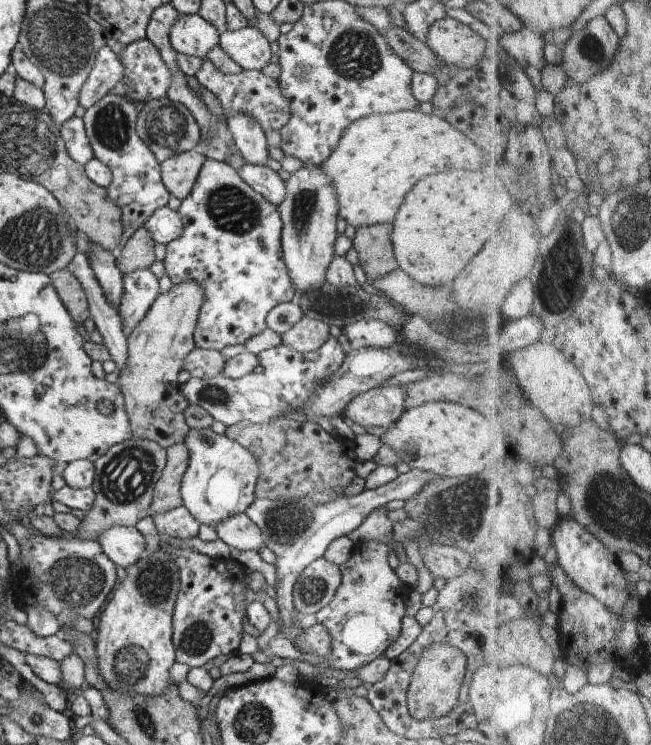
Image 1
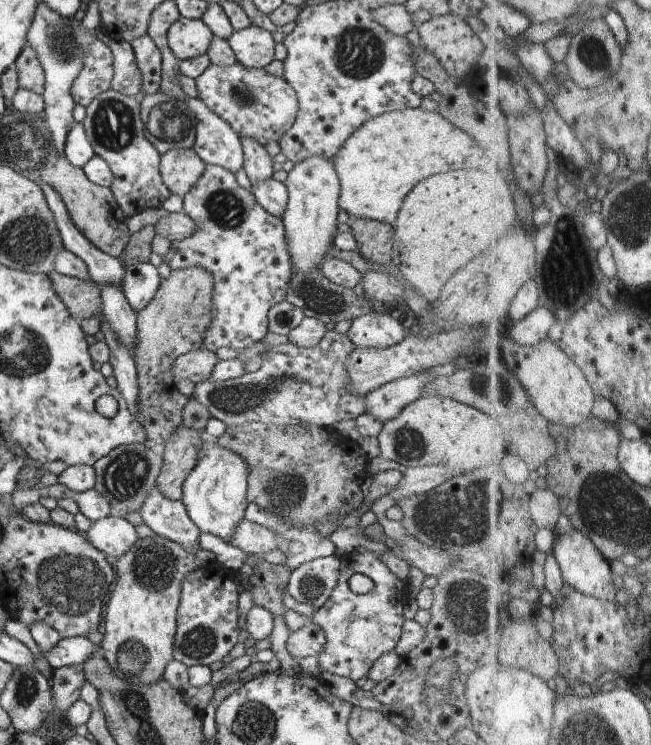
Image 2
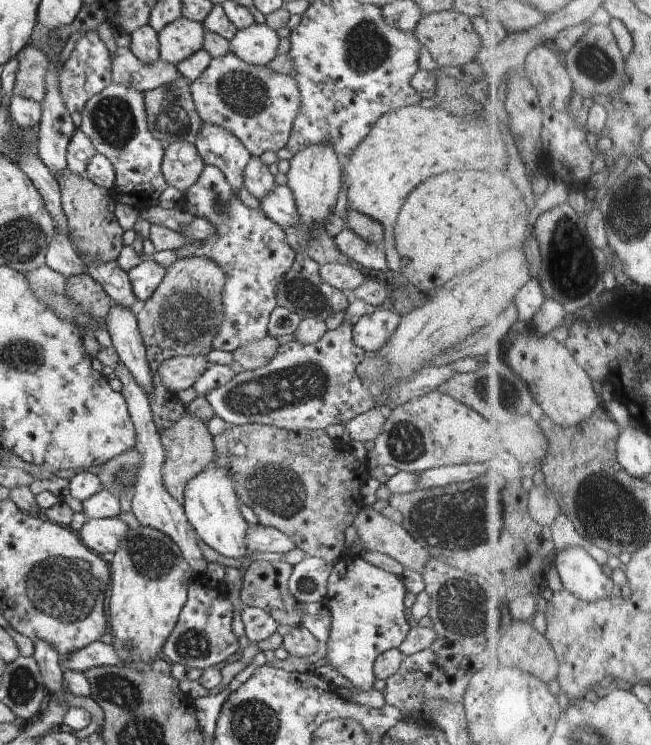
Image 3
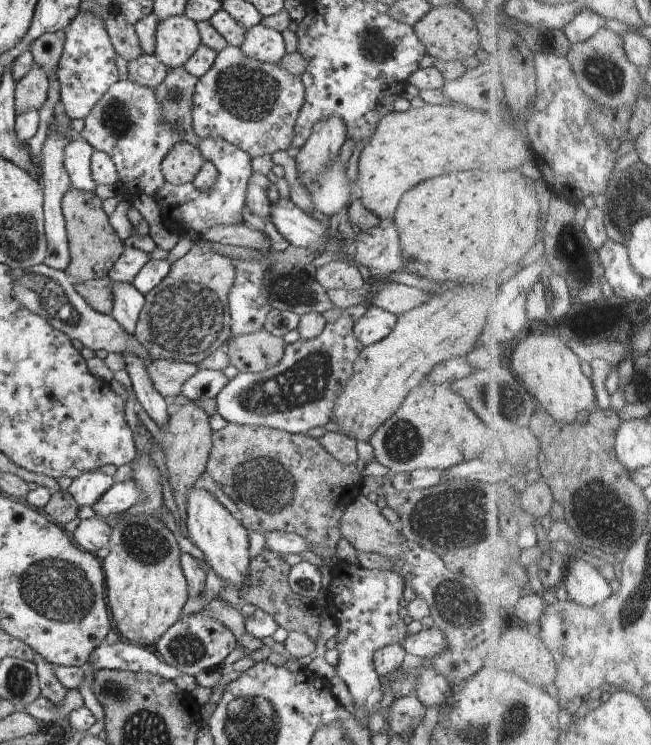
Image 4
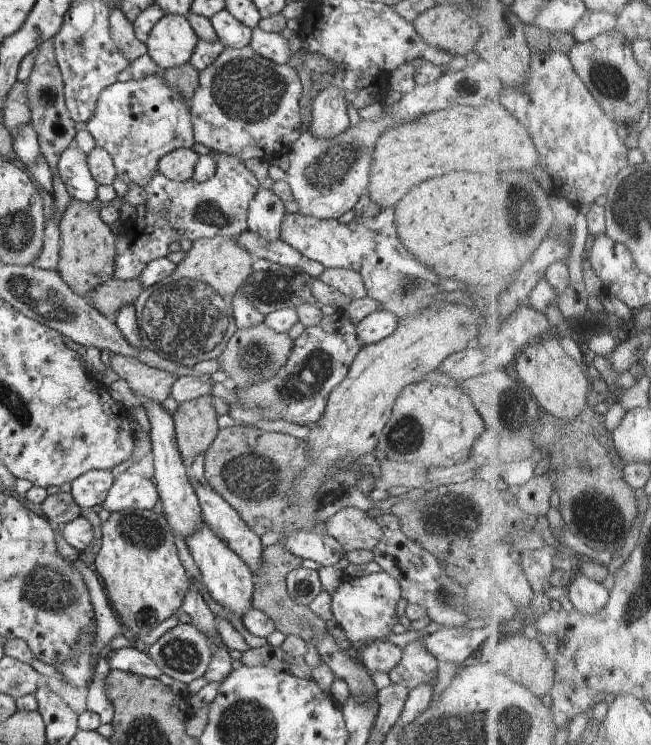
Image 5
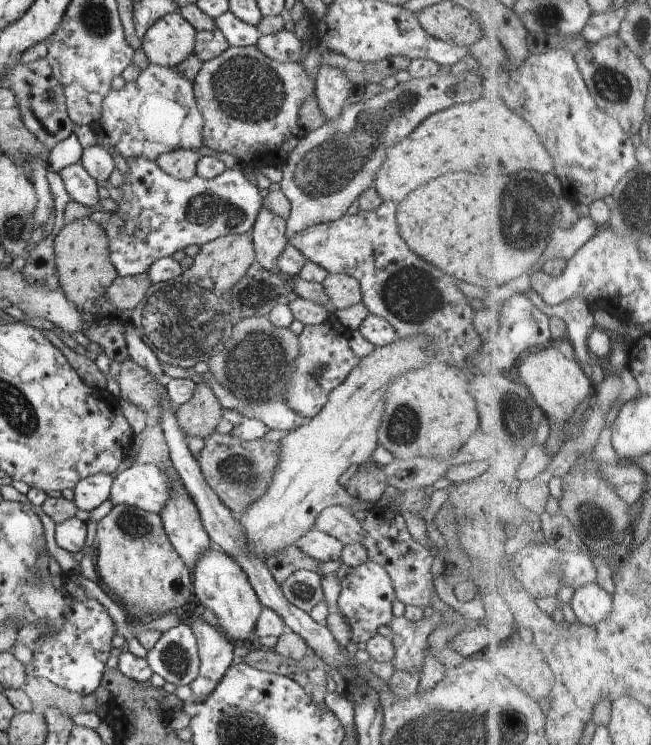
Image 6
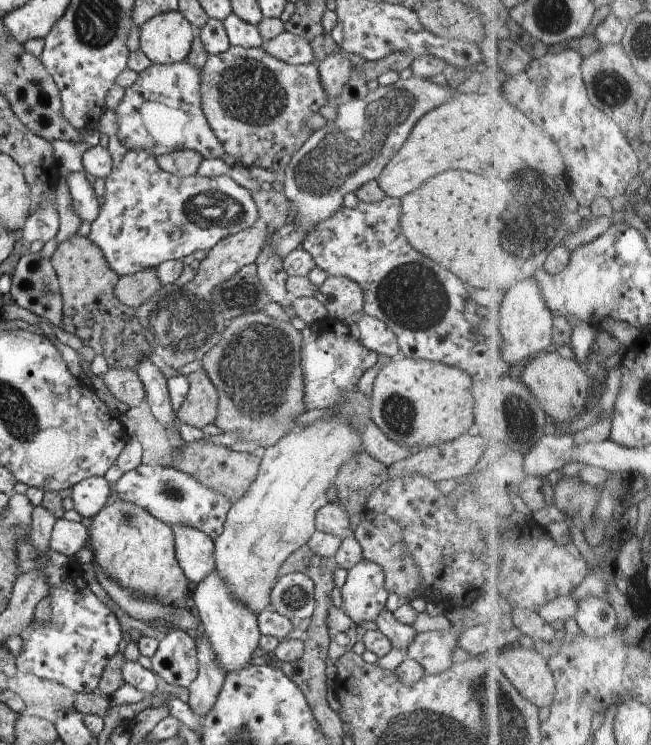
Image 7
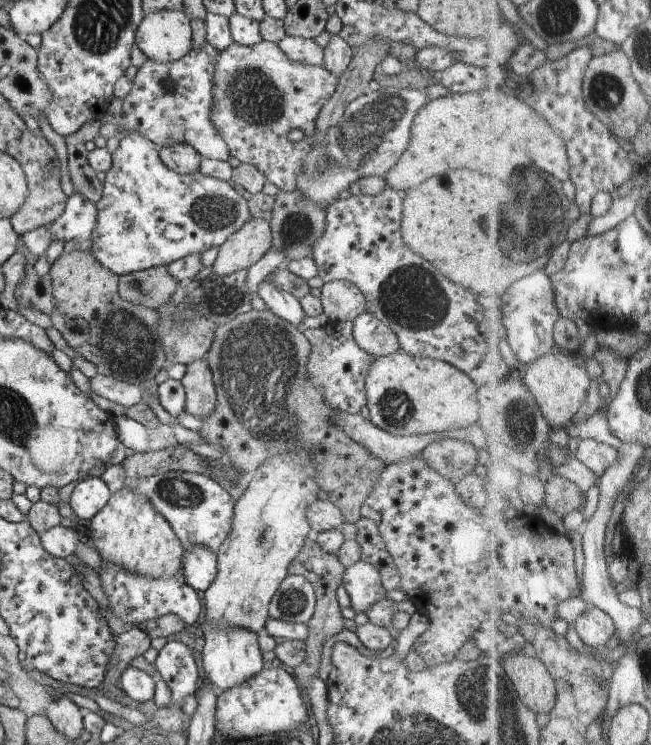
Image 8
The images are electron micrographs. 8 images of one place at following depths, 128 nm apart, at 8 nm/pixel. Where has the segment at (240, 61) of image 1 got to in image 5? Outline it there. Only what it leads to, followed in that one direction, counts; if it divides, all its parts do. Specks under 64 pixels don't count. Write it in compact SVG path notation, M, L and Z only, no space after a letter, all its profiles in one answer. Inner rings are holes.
M259 27L252 29L250 48L276 64L288 63L292 53L288 41L281 33L263 31Z

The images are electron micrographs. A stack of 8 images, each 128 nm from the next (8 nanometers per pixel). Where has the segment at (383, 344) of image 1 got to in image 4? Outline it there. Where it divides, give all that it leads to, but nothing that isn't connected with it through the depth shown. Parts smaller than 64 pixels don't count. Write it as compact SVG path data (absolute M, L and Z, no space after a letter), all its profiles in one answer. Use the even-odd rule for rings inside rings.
M370 306L354 325L354 336L364 347L376 344L392 332L396 321L394 313Z

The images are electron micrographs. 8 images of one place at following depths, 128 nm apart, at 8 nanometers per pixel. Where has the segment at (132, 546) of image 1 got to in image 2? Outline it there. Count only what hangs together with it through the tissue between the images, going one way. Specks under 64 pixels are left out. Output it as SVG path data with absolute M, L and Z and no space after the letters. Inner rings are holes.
M108 516L94 522L90 530L87 531L88 540L103 553L108 556L118 558L122 556L139 539L136 535L135 520L118 516Z

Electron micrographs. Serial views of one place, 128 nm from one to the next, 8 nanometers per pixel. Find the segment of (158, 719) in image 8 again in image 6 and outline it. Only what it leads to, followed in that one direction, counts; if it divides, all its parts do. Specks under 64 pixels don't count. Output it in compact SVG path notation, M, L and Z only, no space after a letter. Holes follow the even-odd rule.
M182 621L182 623L162 633L154 648L147 652L147 657L145 658L153 672L162 676L166 682L172 682L175 685L190 685L199 675L201 665L199 650L194 636L194 631L186 621Z

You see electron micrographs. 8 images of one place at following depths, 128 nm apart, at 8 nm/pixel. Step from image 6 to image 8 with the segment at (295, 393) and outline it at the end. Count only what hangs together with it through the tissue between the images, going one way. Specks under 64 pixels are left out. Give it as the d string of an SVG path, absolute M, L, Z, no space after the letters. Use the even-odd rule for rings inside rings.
M352 322L332 323L315 329L306 329L304 336L310 341L308 382L320 388L324 402L334 411L360 413L366 404L365 380L377 357L362 350L352 335Z

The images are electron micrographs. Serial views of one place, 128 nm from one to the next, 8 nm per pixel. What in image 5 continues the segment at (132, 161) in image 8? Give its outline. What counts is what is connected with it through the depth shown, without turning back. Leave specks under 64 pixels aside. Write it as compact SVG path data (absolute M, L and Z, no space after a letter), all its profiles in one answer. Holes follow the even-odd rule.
M214 151L213 155L217 162L216 174L203 183L193 178L177 183L158 172L151 177L144 187L147 192L145 206L150 222L147 228L126 223L126 231L117 236L113 270L115 279L131 281L140 278L149 262L169 254L170 243L184 239L194 242L214 236L228 238L247 229L248 209L259 189L258 180L237 156L222 151Z

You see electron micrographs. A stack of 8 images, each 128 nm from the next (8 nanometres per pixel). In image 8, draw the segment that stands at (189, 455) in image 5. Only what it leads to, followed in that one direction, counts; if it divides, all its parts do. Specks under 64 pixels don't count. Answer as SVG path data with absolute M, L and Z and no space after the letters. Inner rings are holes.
M207 359L187 365L187 373L181 383L185 388L186 414L203 419L215 409L217 394Z

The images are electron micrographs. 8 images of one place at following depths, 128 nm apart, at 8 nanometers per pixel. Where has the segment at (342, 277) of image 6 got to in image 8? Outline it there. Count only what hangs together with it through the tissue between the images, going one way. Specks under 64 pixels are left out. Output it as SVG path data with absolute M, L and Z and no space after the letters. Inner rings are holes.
M344 279L324 283L319 299L323 312L332 323L352 322L367 310L367 300L362 291Z

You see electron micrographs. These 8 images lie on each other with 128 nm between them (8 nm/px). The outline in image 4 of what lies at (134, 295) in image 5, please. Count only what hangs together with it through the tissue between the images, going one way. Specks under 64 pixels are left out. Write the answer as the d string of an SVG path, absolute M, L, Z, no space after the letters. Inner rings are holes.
M108 277L87 280L86 282L74 283L76 292L91 306L95 311L105 315L113 314L113 285Z

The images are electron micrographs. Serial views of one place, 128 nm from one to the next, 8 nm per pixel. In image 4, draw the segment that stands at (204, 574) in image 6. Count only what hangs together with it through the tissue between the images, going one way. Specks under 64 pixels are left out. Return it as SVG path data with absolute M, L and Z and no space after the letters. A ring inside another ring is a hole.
M192 488L187 495L187 530L192 542L204 554L207 564L224 580L225 586L246 587L251 559L248 555L249 531L218 499L205 488Z

